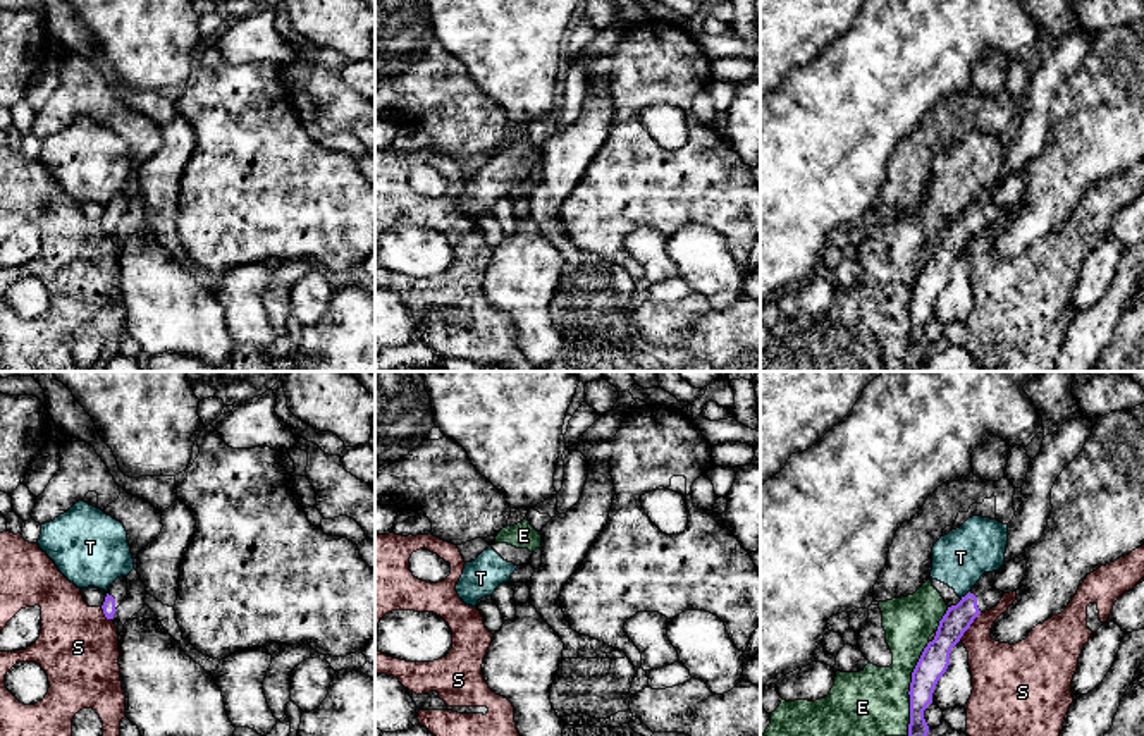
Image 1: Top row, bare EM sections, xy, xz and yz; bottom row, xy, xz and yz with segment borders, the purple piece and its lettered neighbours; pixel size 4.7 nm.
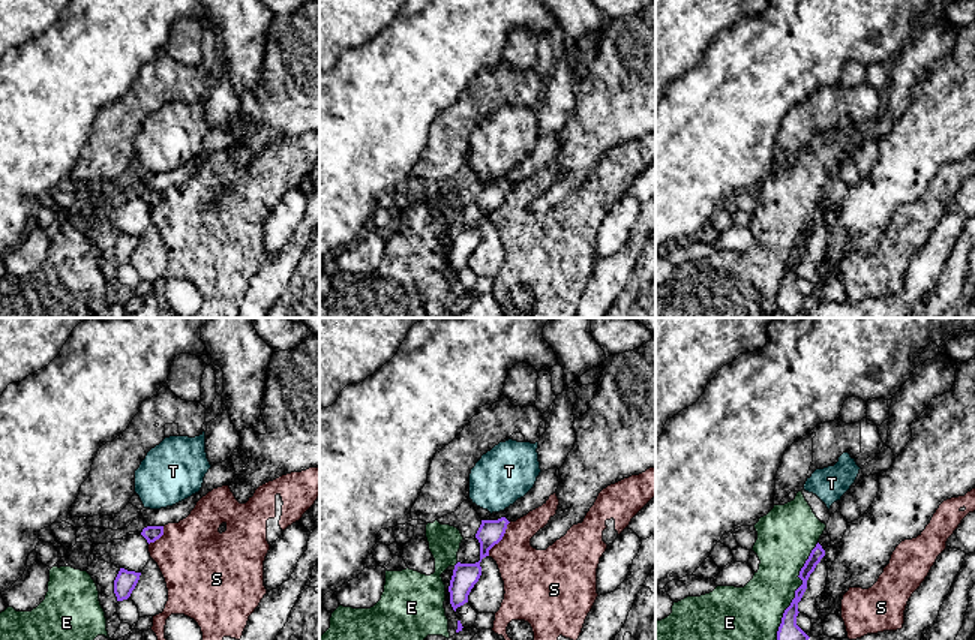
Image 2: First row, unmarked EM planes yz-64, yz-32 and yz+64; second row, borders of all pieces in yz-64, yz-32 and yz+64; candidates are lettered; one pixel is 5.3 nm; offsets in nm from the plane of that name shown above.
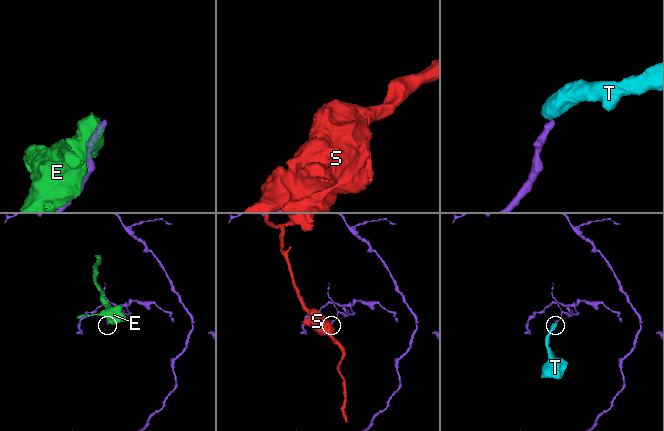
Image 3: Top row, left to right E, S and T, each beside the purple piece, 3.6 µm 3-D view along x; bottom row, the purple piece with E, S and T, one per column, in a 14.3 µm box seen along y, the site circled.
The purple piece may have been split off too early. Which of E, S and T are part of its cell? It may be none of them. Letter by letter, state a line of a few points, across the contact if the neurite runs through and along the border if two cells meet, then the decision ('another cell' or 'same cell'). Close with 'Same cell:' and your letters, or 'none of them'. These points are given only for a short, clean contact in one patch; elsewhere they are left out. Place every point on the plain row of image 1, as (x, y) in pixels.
E: another cell
S: another cell
T: line yz (969, 205), (960, 212); another cell
Same cell: none of them

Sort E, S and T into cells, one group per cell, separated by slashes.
E T / S

